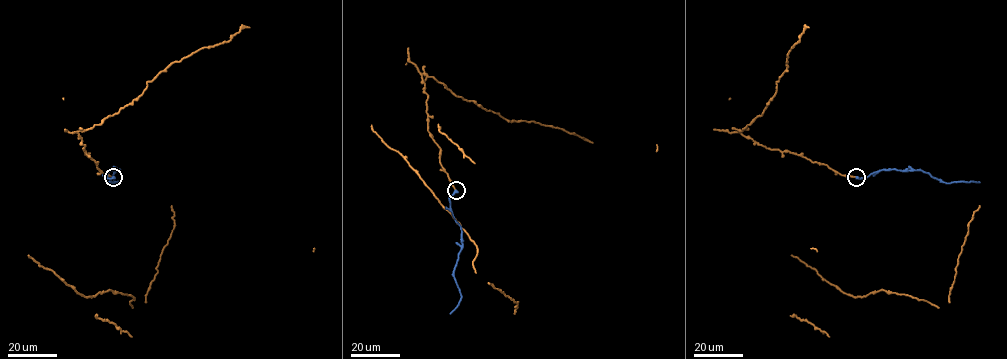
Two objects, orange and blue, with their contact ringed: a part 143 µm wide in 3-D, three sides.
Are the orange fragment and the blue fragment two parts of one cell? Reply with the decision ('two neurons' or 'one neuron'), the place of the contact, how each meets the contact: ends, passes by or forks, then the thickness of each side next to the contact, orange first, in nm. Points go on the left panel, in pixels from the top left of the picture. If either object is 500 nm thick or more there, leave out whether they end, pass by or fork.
one neuron | (113, 177) | orange ends | blue passes by | 170/320 nm

